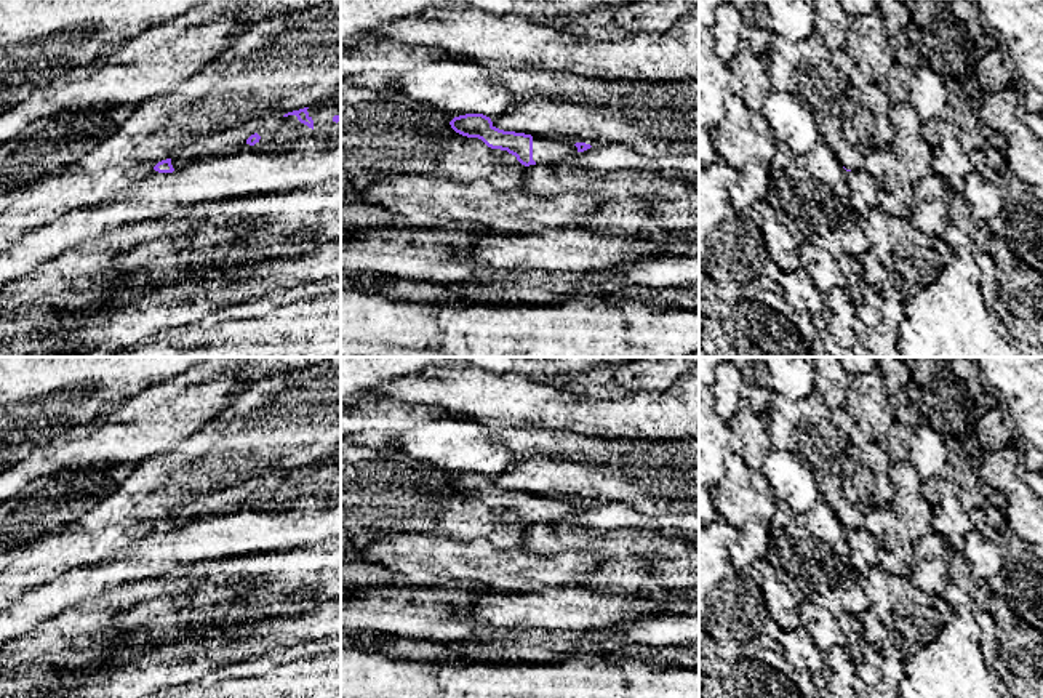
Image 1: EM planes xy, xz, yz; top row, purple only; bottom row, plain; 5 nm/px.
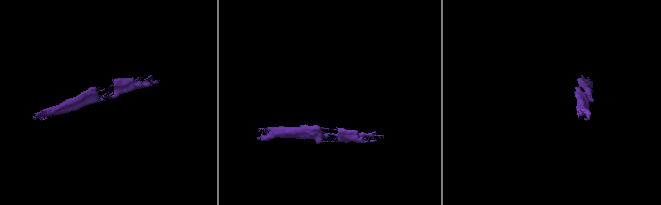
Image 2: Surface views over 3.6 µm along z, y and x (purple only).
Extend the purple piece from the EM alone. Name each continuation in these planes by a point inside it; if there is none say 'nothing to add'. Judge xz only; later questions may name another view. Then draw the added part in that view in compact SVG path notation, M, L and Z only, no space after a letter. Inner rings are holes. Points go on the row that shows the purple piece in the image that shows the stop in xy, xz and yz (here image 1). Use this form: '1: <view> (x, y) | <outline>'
1: xz (544, 151) | M533 138L533 160L536 163L558 163L577 152L571 142L547 141Z

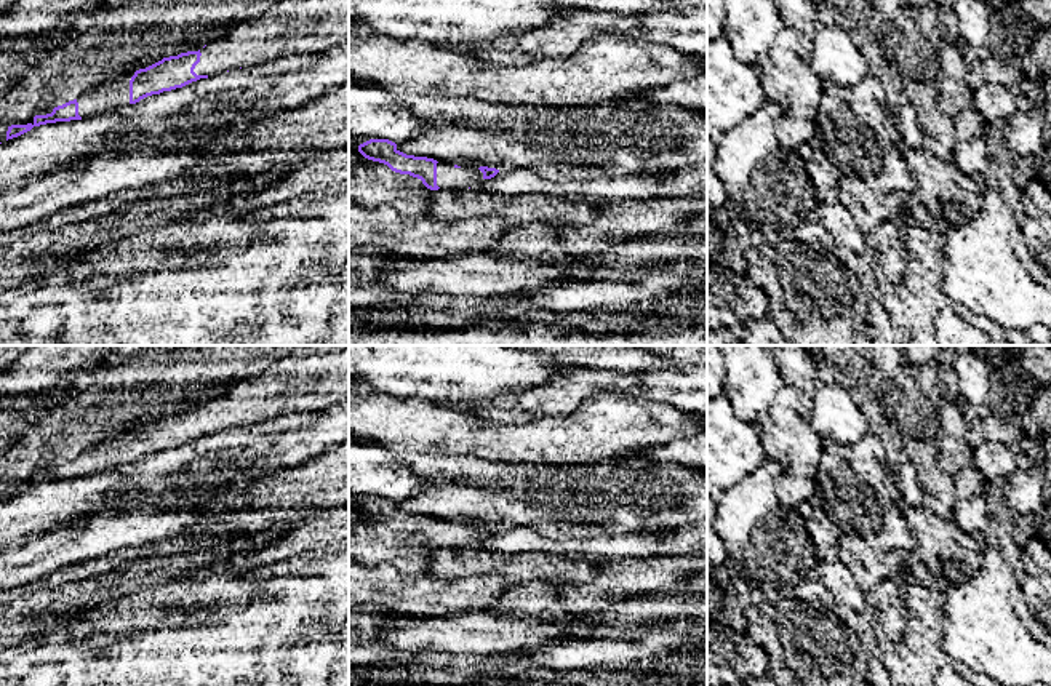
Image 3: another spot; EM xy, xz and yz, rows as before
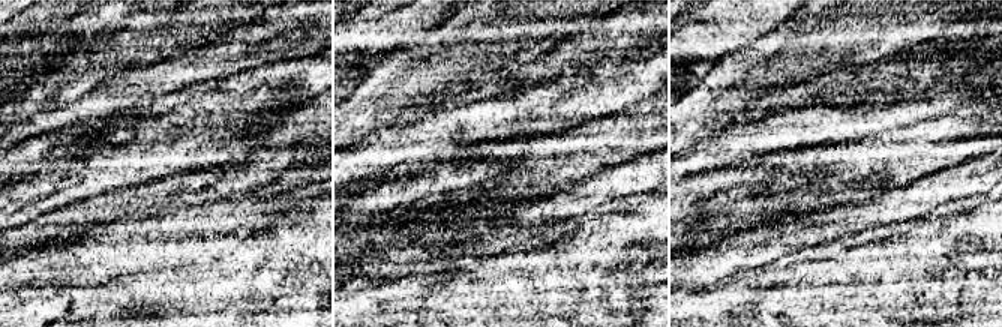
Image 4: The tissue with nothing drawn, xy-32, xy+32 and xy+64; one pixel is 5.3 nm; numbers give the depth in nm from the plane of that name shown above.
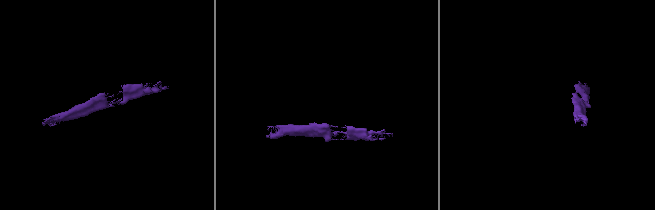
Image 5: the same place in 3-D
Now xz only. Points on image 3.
1: xz (448, 176) | M437 163L437 185L440 189L469 189L480 184L483 173L475 166L454 168L448 163Z

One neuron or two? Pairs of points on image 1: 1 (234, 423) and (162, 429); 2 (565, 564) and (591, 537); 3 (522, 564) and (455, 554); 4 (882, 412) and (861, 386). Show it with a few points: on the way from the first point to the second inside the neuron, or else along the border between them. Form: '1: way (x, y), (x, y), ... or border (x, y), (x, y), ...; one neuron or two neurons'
1: border (234, 401), (208, 423); two neurons
2: border (541, 556), (592, 551), (602, 561); two neurons
3: way (506, 564), (471, 562); one neuron
4: way (875, 405), (866, 393); one neuron

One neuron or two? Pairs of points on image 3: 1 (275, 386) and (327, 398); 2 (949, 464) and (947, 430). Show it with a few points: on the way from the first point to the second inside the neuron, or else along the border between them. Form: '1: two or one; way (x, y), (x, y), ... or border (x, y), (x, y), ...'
1: one; way (288, 390), (314, 390)
2: one; way (949, 456), (949, 438)

